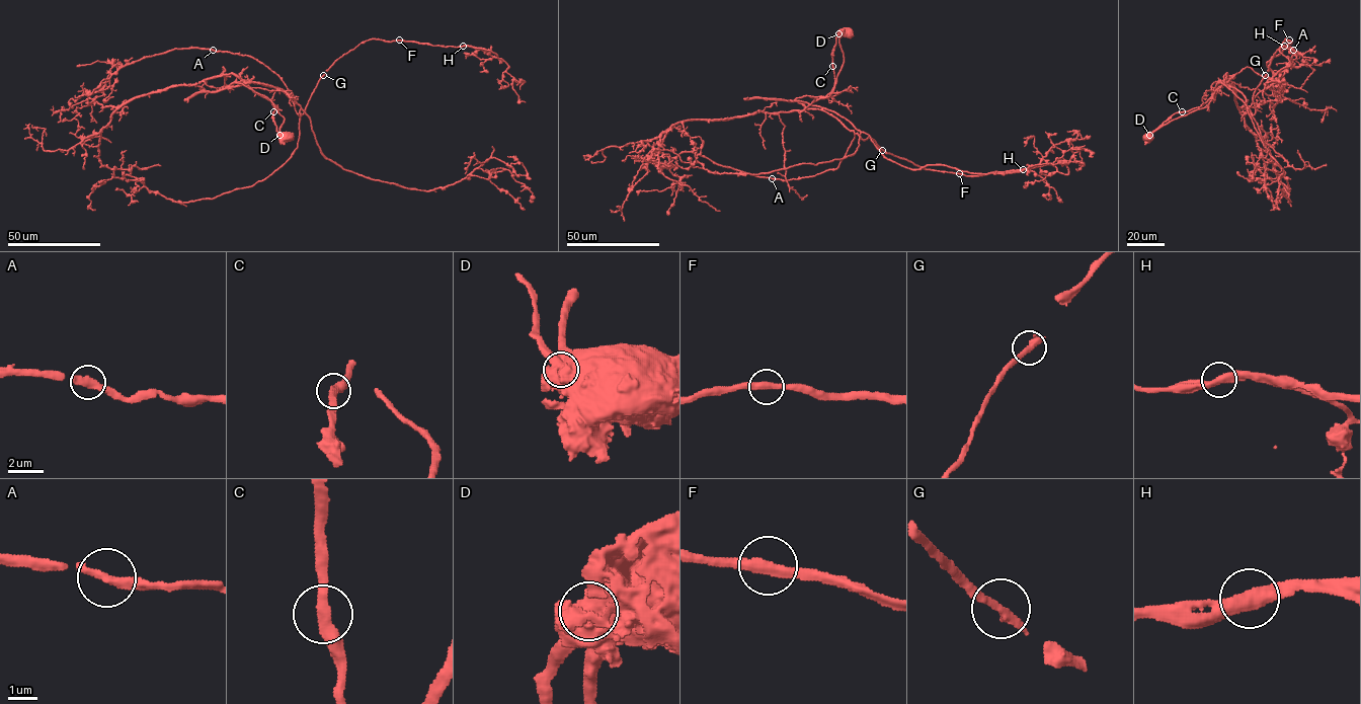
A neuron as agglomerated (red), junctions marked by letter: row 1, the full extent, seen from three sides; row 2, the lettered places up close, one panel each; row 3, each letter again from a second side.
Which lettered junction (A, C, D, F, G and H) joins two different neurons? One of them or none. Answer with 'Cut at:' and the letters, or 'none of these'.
Cut at: D

